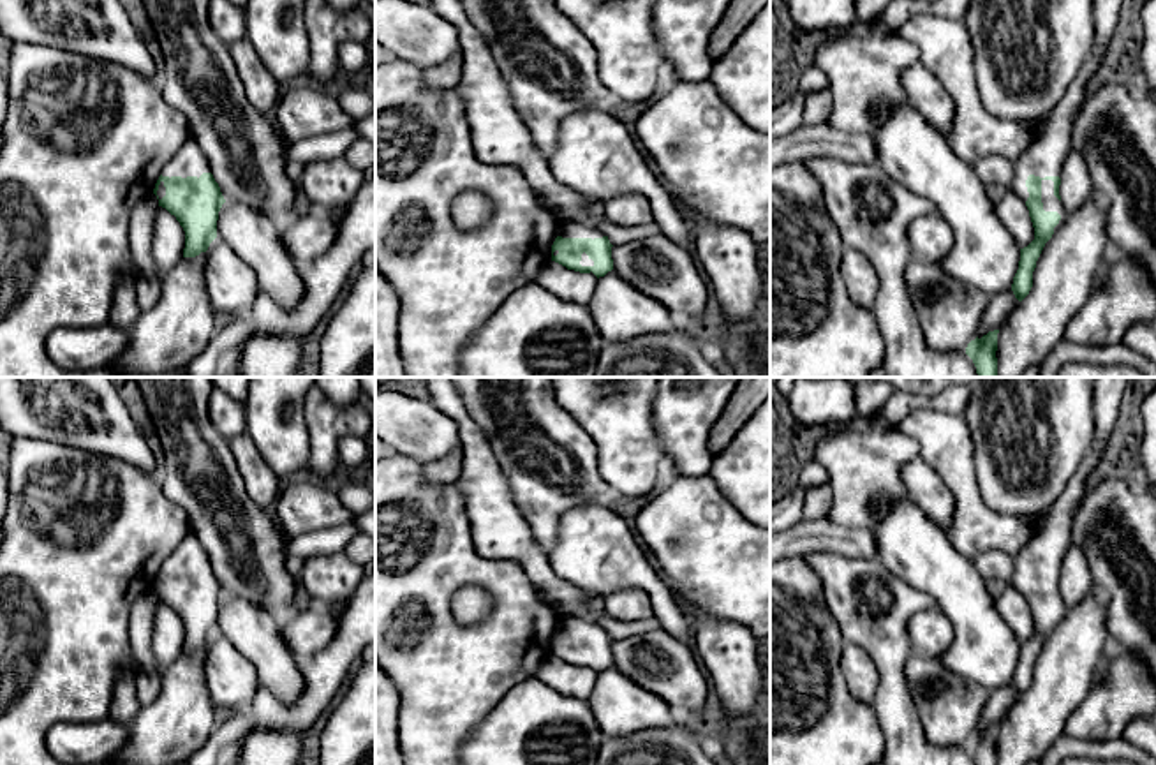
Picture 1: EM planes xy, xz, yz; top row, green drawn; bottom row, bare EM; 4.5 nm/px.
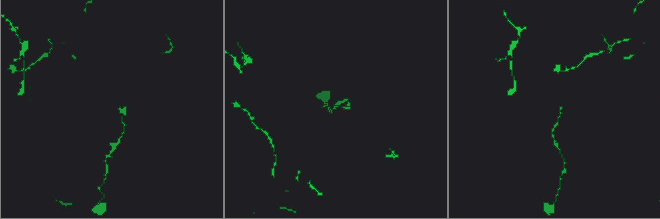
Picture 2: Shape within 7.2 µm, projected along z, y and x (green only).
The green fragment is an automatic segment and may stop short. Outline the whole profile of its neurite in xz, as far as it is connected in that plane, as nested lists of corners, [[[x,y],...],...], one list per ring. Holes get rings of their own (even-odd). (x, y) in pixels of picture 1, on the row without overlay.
[[[566,617],[552,640],[552,656],[599,673],[613,665],[611,642],[601,624]]]

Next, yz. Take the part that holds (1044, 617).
[[[1096,377],[1094,382],[1094,441],[1086,451],[1077,472],[1047,515],[1041,532],[1033,538],[1015,557],[1013,585],[1026,598],[1034,622],[1034,635],[1020,643],[1019,665],[1012,686],[1022,696],[1033,682],[1036,656],[1061,622],[1066,605],[1061,598],[1061,561],[1071,545],[1073,515],[1082,502],[1087,485],[1117,421],[1121,400],[1130,377]]]

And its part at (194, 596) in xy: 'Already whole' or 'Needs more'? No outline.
Needs more

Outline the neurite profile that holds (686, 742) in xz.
[[[691,719],[657,730],[604,739],[596,765],[717,765],[710,735]]]

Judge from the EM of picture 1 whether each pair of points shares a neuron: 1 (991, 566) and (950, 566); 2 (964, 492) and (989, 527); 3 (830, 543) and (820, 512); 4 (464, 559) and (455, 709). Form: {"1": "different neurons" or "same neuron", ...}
{"1": "different neurons", "2": "same neuron", "3": "different neurons", "4": "same neuron"}

